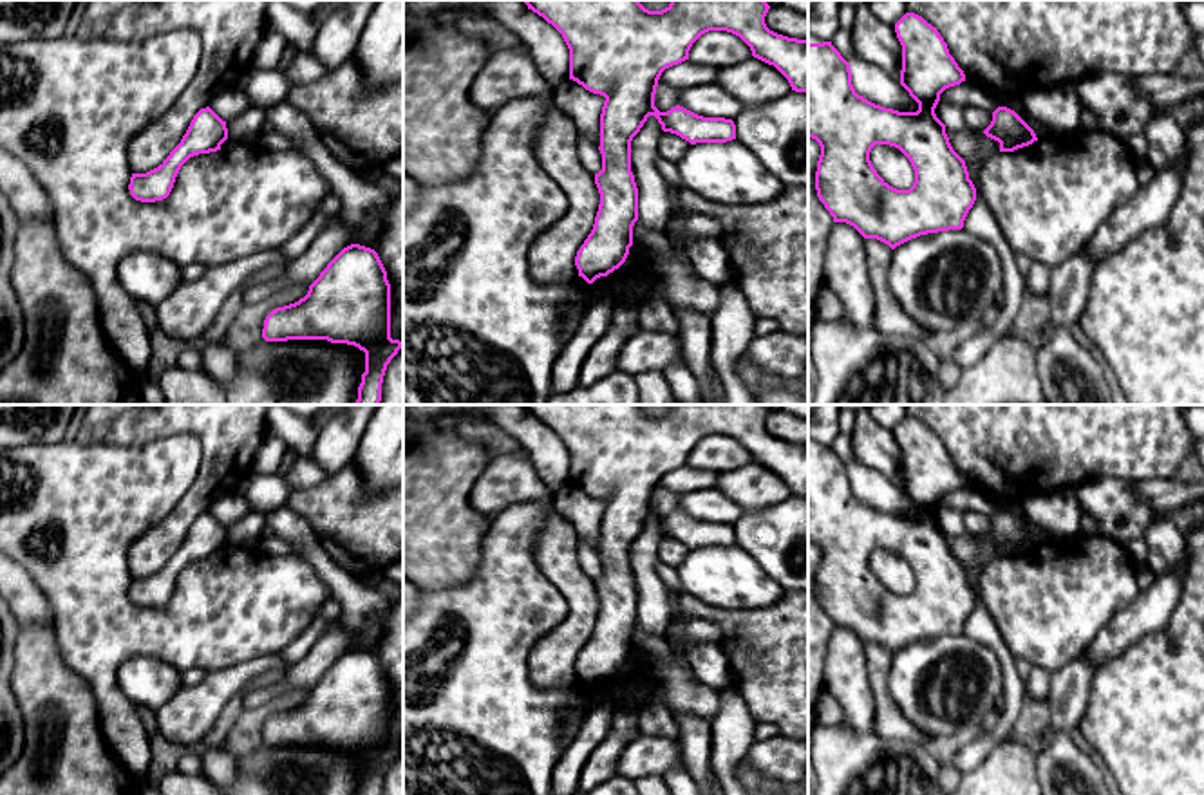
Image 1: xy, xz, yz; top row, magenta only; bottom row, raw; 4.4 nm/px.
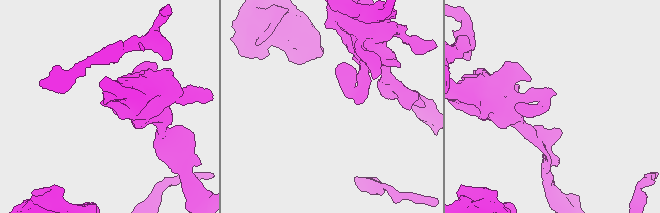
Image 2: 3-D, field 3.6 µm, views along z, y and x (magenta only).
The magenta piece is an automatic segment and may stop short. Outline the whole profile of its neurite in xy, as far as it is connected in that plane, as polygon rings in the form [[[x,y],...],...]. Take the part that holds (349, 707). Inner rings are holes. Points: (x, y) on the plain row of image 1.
[[[360,649],[343,652],[304,703],[266,721],[262,743],[354,750],[365,757],[358,795],[381,795],[401,746],[390,743],[390,688],[378,658]]]

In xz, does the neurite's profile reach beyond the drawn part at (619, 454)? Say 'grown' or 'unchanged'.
unchanged

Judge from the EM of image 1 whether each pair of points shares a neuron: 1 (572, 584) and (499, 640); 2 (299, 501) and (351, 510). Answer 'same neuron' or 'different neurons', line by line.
1: different neurons
2: same neuron

